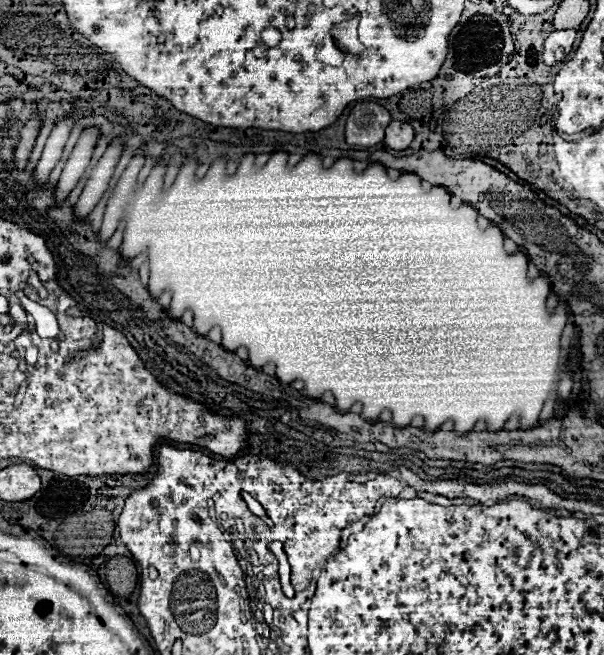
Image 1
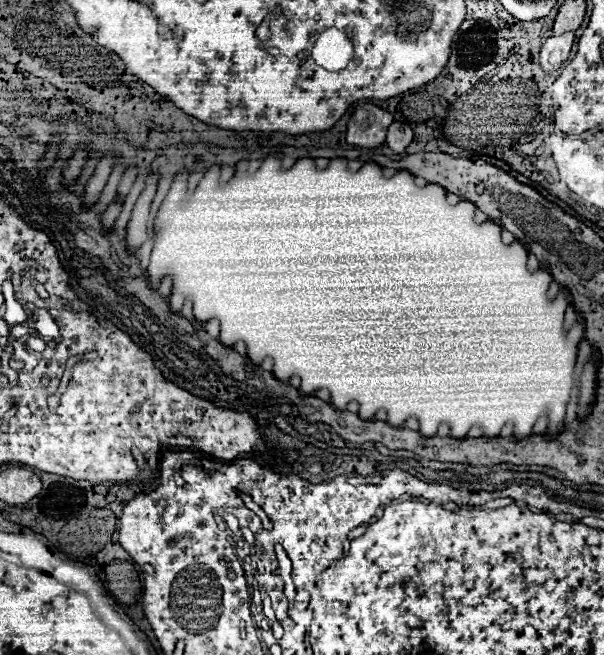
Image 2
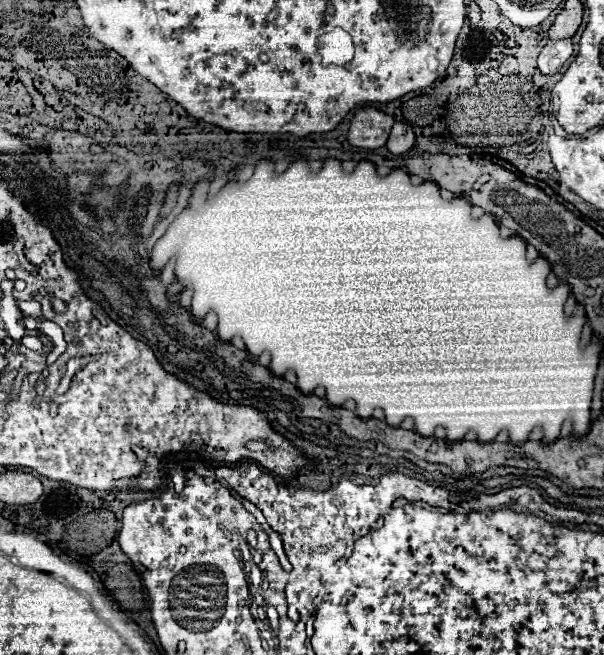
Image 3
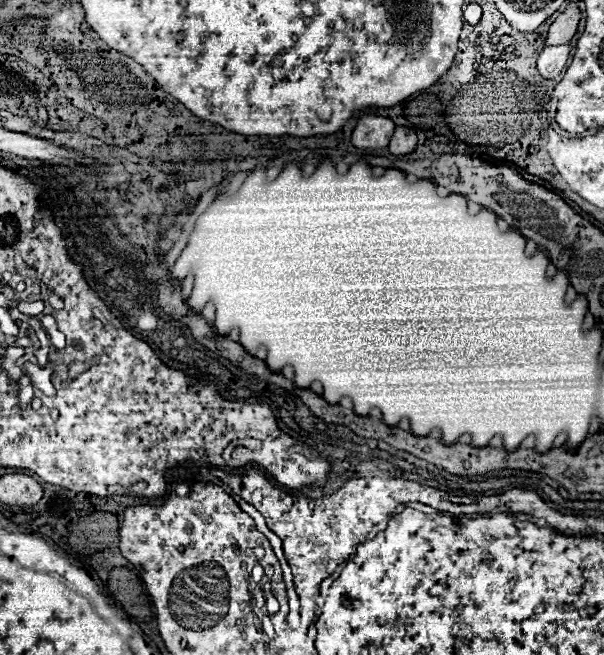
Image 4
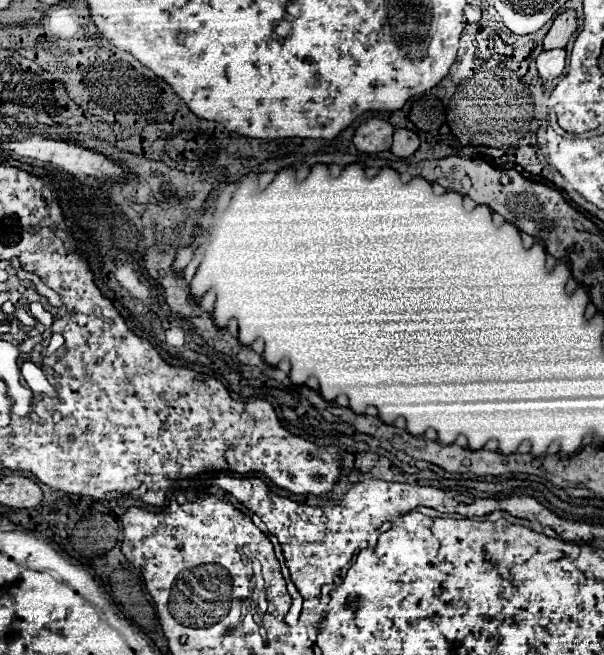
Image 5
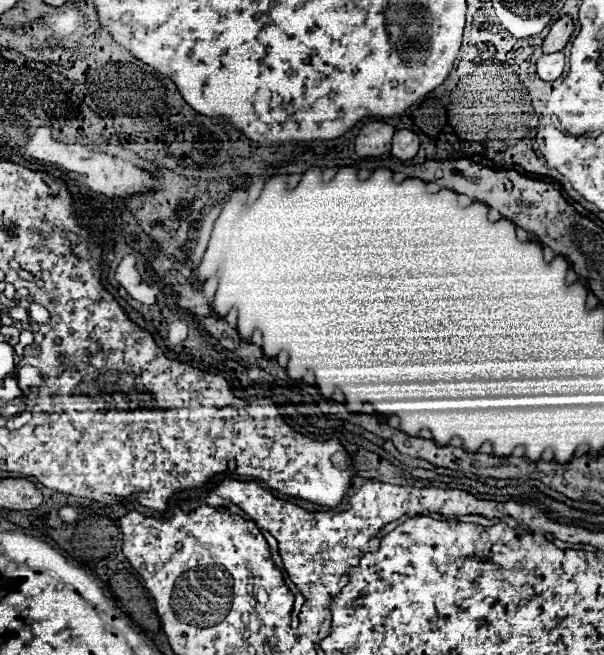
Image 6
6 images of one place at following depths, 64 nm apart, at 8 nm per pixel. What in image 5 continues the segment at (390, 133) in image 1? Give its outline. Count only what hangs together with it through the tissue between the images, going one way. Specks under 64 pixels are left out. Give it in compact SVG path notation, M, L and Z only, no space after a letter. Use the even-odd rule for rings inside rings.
M400 128L394 132L394 144L392 144L392 154L400 156L400 158L408 158L412 156L420 146L420 138L418 134L414 134L412 130Z

